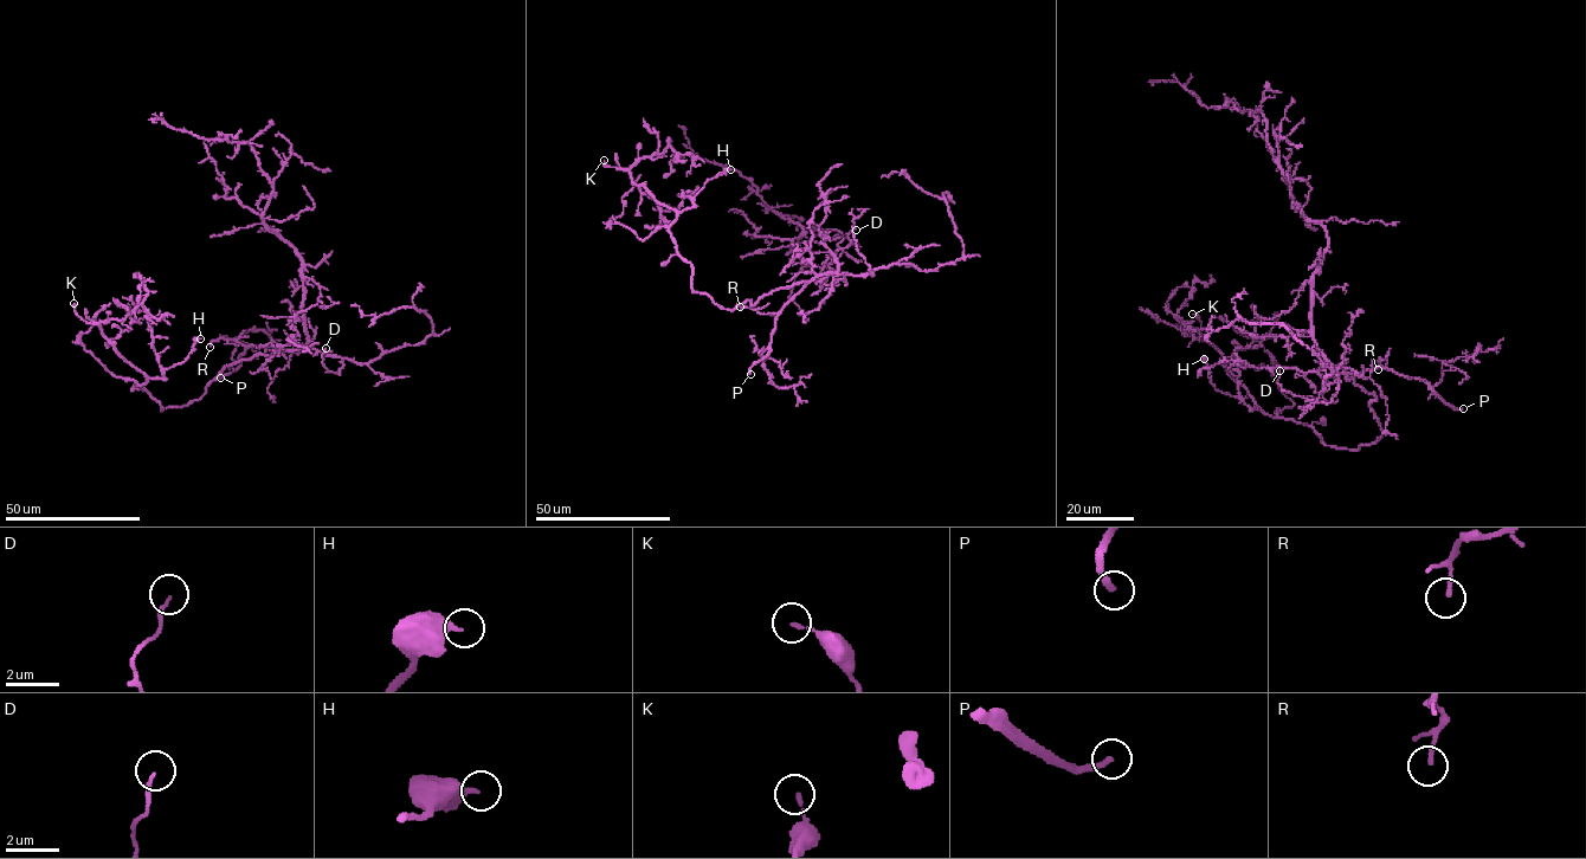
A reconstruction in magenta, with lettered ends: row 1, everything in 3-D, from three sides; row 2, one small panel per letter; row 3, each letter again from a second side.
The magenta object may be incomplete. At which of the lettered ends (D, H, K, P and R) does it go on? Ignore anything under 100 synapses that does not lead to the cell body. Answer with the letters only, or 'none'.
P

